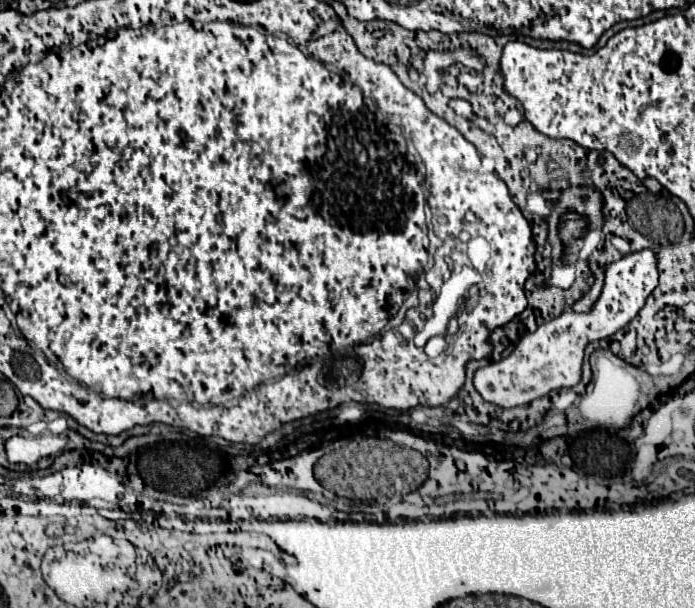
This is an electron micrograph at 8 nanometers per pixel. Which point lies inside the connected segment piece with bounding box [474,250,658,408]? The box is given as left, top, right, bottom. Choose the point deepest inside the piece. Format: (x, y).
(551, 357)

